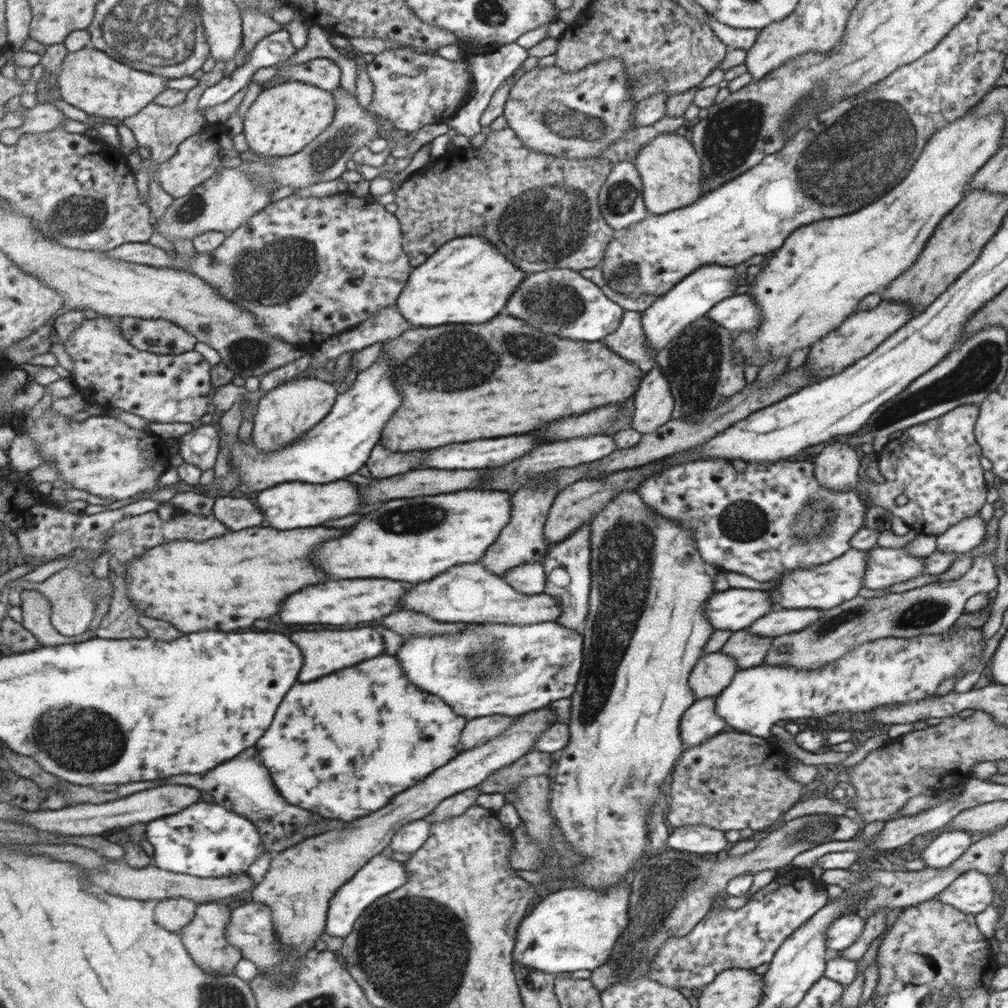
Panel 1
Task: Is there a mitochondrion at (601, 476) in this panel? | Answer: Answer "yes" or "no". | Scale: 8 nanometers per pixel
no

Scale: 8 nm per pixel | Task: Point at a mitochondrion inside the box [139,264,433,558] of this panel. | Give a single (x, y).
(251, 354)

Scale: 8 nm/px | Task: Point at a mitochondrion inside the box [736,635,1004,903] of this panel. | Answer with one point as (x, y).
(812, 833)

